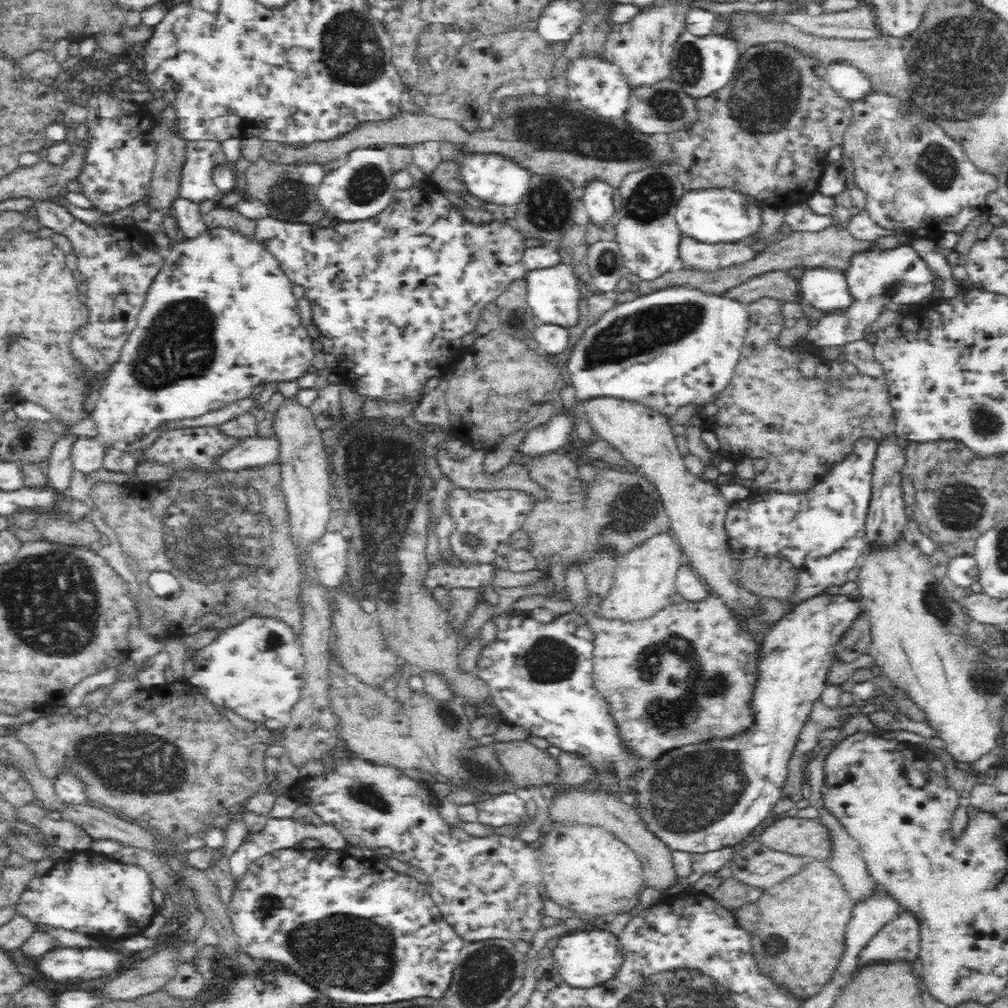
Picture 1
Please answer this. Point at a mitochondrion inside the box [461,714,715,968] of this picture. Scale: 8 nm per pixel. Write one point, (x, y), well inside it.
(481, 772)

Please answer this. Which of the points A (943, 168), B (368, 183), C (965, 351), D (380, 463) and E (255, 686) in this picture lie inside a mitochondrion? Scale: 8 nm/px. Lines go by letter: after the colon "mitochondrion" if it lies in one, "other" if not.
A: mitochondrion
B: mitochondrion
C: other
D: mitochondrion
E: other

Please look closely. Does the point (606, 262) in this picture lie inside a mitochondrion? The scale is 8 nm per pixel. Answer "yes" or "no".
yes

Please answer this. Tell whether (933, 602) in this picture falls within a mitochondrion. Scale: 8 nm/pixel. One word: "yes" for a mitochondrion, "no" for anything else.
yes

